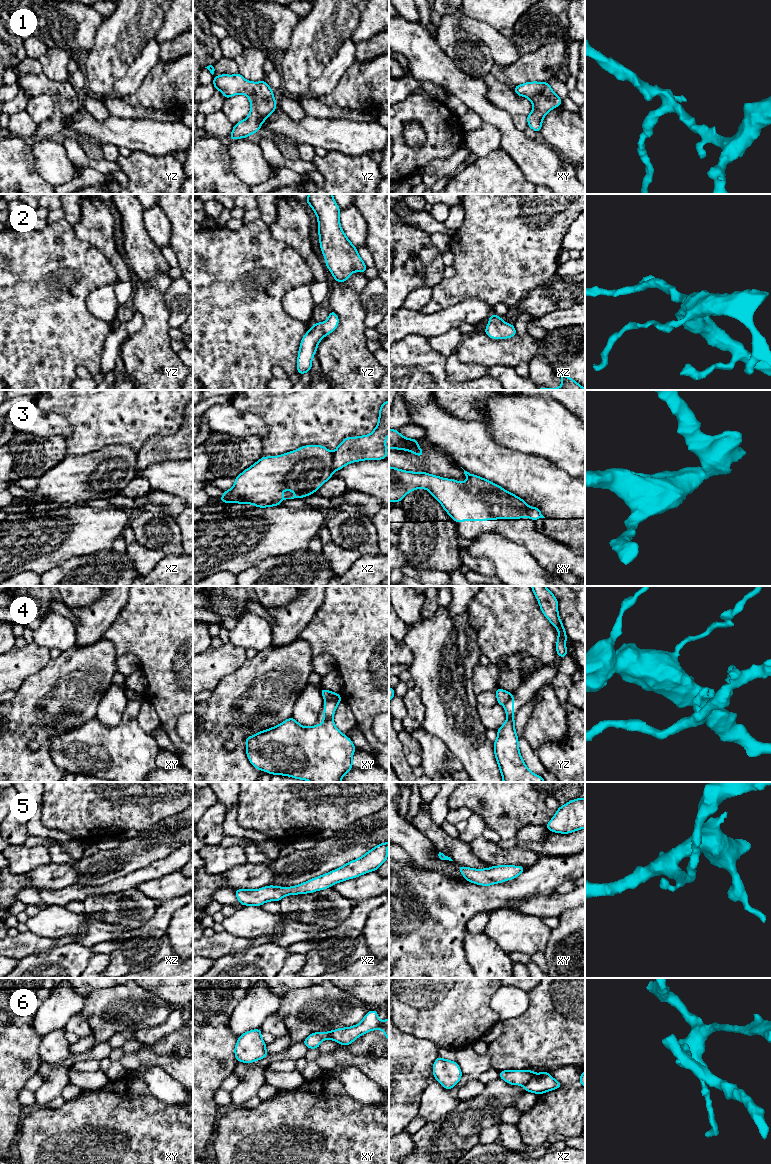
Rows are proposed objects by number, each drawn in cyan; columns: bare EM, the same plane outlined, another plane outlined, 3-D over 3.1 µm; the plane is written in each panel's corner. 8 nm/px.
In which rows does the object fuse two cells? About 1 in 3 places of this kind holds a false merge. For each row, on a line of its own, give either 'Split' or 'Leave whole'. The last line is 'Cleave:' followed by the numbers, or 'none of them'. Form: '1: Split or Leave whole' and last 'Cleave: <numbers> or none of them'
1: Leave whole
2: Leave whole
3: Split
4: Split
5: Leave whole
6: Split
Cleave: 3, 4, 6

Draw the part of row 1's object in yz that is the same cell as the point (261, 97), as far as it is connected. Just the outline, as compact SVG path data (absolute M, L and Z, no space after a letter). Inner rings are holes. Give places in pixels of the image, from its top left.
M218 75L213 78L213 85L227 99L236 94L245 94L251 104L248 117L234 125L229 138L231 140L246 138L258 132L262 123L276 110L276 100L272 89L266 81L250 82L236 75Z

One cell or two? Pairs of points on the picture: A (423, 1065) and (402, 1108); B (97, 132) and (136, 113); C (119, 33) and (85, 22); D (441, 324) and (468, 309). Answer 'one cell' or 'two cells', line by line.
A: one cell
B: two cells
C: two cells
D: one cell

